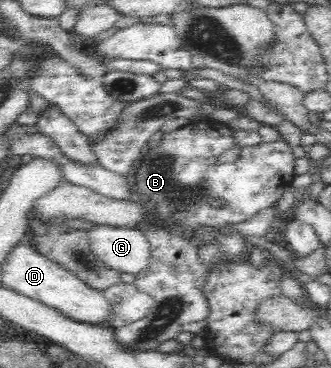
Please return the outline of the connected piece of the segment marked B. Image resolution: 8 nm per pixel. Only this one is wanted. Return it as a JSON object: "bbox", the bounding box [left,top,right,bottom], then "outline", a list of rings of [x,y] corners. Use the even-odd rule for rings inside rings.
{"bbox":[114,118,297,350],"outline":[[[211,118],[190,121],[176,130],[163,132],[160,142],[148,146],[136,162],[135,182],[130,189],[133,194],[132,200],[144,207],[146,220],[142,224],[136,224],[134,228],[148,239],[151,247],[151,260],[148,267],[135,276],[132,284],[137,290],[146,292],[153,299],[153,304],[144,319],[114,330],[116,340],[127,348],[157,350],[162,342],[170,338],[175,339],[183,331],[185,324],[206,320],[210,316],[210,307],[208,299],[204,297],[204,286],[212,270],[224,264],[246,263],[250,254],[251,245],[247,239],[249,234],[240,232],[237,226],[254,217],[262,208],[275,206],[284,188],[292,183],[295,176],[293,168],[297,152],[284,138],[269,142],[260,140],[257,144],[243,147],[236,163],[220,162],[218,156],[237,142],[233,130],[227,124]],[[212,199],[224,200],[224,204],[214,207],[210,203]],[[202,229],[210,229],[212,242],[206,243],[199,236]],[[208,244],[219,247],[216,261],[206,262],[200,259],[200,250]]]}

